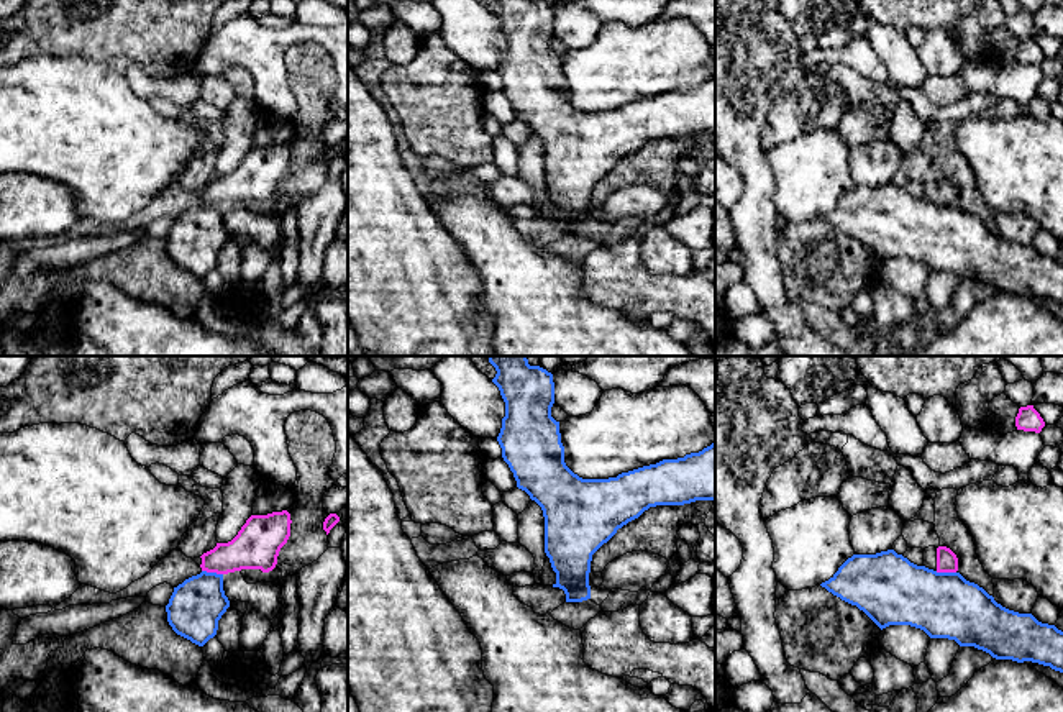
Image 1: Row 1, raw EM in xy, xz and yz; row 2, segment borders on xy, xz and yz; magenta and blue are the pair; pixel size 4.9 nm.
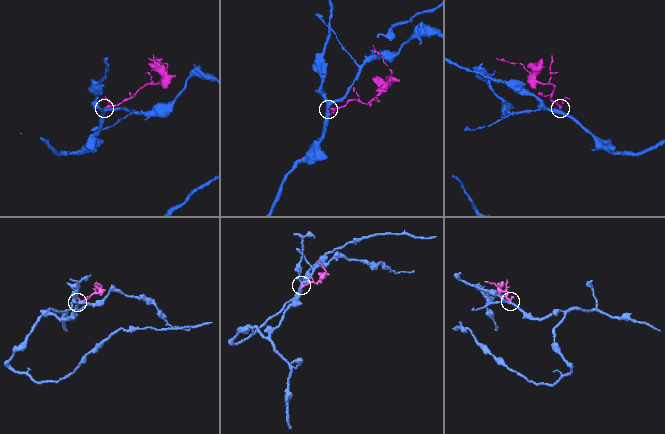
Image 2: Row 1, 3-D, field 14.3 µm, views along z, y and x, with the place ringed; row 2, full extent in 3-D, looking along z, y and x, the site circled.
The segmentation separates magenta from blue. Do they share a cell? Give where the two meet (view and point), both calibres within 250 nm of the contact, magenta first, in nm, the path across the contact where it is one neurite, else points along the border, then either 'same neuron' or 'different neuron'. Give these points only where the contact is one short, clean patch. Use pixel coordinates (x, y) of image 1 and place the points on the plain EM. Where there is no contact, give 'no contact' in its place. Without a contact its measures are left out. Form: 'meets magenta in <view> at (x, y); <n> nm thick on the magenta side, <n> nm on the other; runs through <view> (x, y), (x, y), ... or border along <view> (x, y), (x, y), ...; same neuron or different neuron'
meets magenta in xy at (212, 204); 220 nm thick on the magenta side, 260 nm on the other; border along xy (202, 202), (222, 207); different neuron

